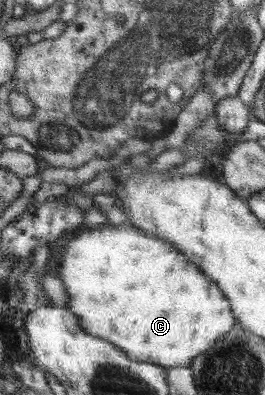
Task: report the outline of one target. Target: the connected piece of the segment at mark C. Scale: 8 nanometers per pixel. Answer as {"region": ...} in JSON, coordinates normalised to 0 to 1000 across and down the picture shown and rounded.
{"region":[[[415,565],[328,575],[321,582],[298,582],[283,597],[245,603],[245,610],[226,618],[215,648],[215,666],[223,671],[204,678],[204,694],[230,704],[245,732],[253,732],[253,742],[260,742],[253,777],[291,797],[298,815],[313,818],[321,838],[332,838],[336,846],[366,848],[374,856],[392,856],[434,871],[434,876],[457,878],[457,886],[468,886],[491,909],[596,919],[619,929],[717,929],[725,914],[743,901],[755,901],[774,886],[796,884],[830,861],[830,853],[842,853],[849,843],[860,843],[891,823],[891,803],[879,795],[875,772],[857,747],[819,724],[819,716],[770,694],[770,684],[758,684],[758,676],[717,661],[709,648],[687,643],[653,615],[577,600],[577,595],[562,595],[532,580],[517,580],[517,575],[483,572],[479,567],[434,572]]]}

